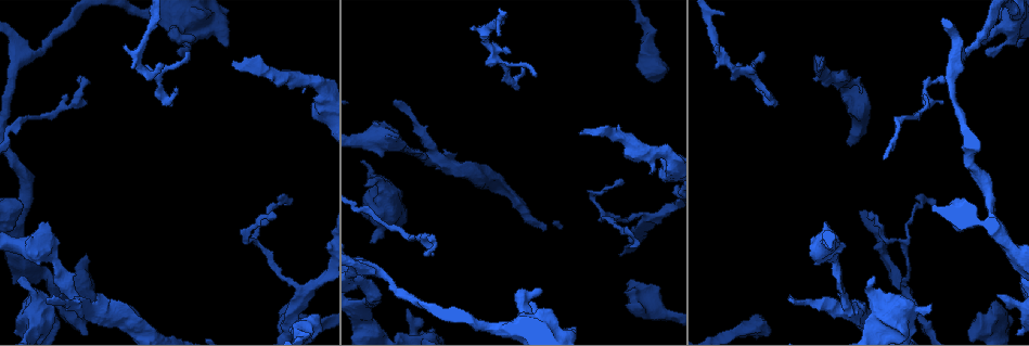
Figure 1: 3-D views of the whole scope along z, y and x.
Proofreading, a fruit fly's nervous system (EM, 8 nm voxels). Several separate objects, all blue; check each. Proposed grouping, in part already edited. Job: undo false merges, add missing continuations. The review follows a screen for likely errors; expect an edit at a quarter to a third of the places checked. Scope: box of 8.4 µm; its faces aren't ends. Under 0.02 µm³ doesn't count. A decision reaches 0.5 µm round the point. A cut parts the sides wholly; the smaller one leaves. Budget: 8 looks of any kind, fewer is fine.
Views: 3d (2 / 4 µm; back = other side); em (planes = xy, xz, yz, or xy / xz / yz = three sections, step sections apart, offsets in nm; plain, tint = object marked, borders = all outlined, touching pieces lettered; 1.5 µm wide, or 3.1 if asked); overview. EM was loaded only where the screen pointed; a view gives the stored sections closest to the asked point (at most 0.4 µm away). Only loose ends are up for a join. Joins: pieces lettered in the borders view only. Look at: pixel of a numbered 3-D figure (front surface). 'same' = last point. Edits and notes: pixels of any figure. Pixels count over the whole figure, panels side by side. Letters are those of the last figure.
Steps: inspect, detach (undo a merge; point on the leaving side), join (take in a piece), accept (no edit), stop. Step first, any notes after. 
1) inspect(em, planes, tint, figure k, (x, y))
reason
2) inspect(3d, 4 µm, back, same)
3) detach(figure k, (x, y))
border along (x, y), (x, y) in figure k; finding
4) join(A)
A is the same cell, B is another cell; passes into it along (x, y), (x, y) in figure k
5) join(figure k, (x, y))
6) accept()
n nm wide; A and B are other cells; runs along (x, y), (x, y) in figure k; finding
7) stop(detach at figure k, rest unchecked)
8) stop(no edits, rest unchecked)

inspect(3d, 4 µm, figure 1, (83, 307))
arms part here

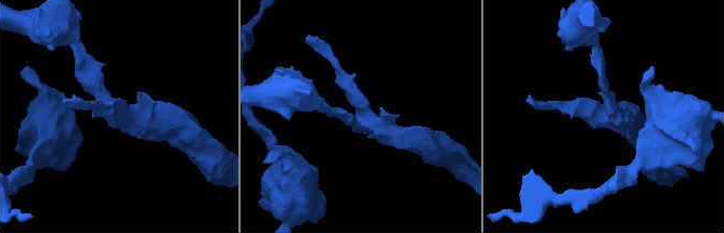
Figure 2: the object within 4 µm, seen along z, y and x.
inspect(em, yz, step 4, tint, figure 2, (356, 120))

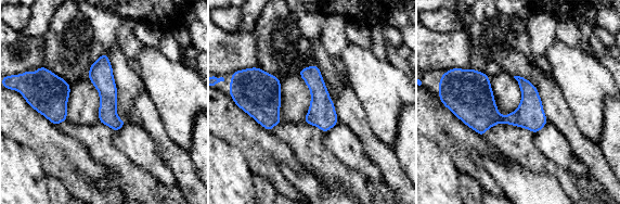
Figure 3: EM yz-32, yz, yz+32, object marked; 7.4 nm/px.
inspect(em, yz, step 4, borders, same)
see the neighbours

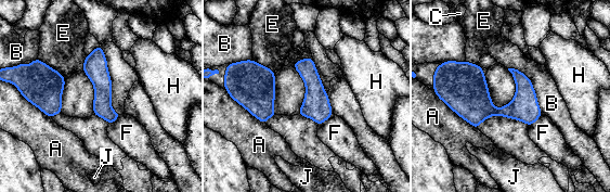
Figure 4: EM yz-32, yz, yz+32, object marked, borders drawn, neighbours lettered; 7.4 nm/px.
accept()
A, B, C, E, F, H and J are other cells; border along (508, 67), (531, 81), (543, 114) in figure 4; all the same neuron

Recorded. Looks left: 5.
inspect(3d, 2 µm, figure 1, (372, 243))

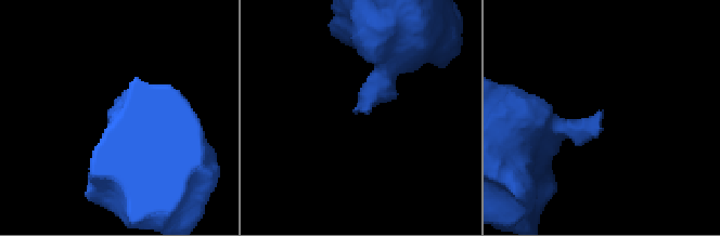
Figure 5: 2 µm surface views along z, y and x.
inspect(em, planes, tint, figure 5, (363, 111))

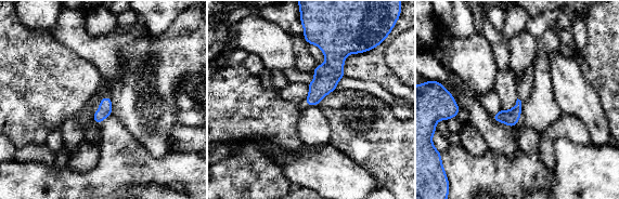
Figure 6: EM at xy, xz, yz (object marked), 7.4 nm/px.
inspect(em, planes, borders, same)
what lies round it

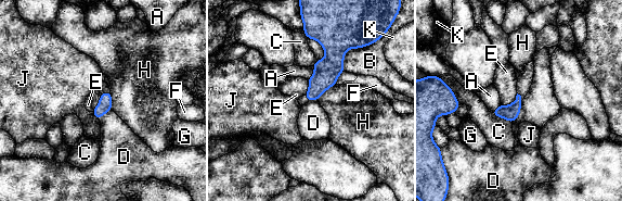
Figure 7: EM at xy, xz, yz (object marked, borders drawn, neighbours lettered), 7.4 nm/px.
accept()
A, B, C, D, E, F, G, H, J and K are other cells; border along (522, 101), (520, 112), (513, 123) in figure 7; no lettered piece goes on from it

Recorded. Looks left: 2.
inspect(3d, 2 µm, figure 1, (178, 53))
branch stops here

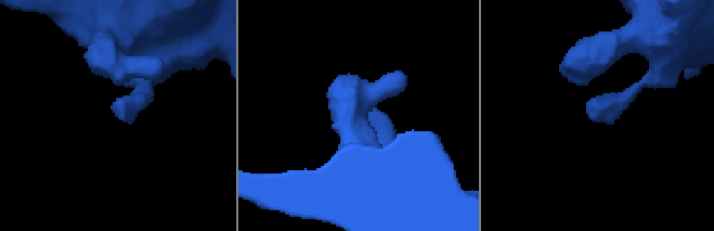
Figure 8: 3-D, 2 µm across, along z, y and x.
inspect(em, xz, step 4, borders, figure 8, (589, 104))
need the tissue

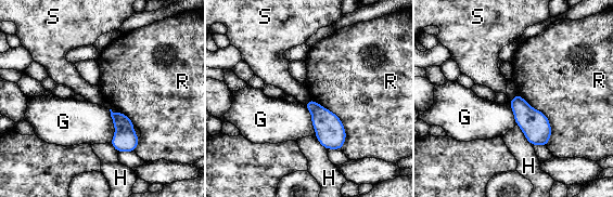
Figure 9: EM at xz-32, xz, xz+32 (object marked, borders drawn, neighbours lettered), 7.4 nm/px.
accept()
R touches over 440 nm; G, H, R and S are other cells; no lettered piece goes on from it

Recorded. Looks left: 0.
stop(no edits, rest unchecked)

